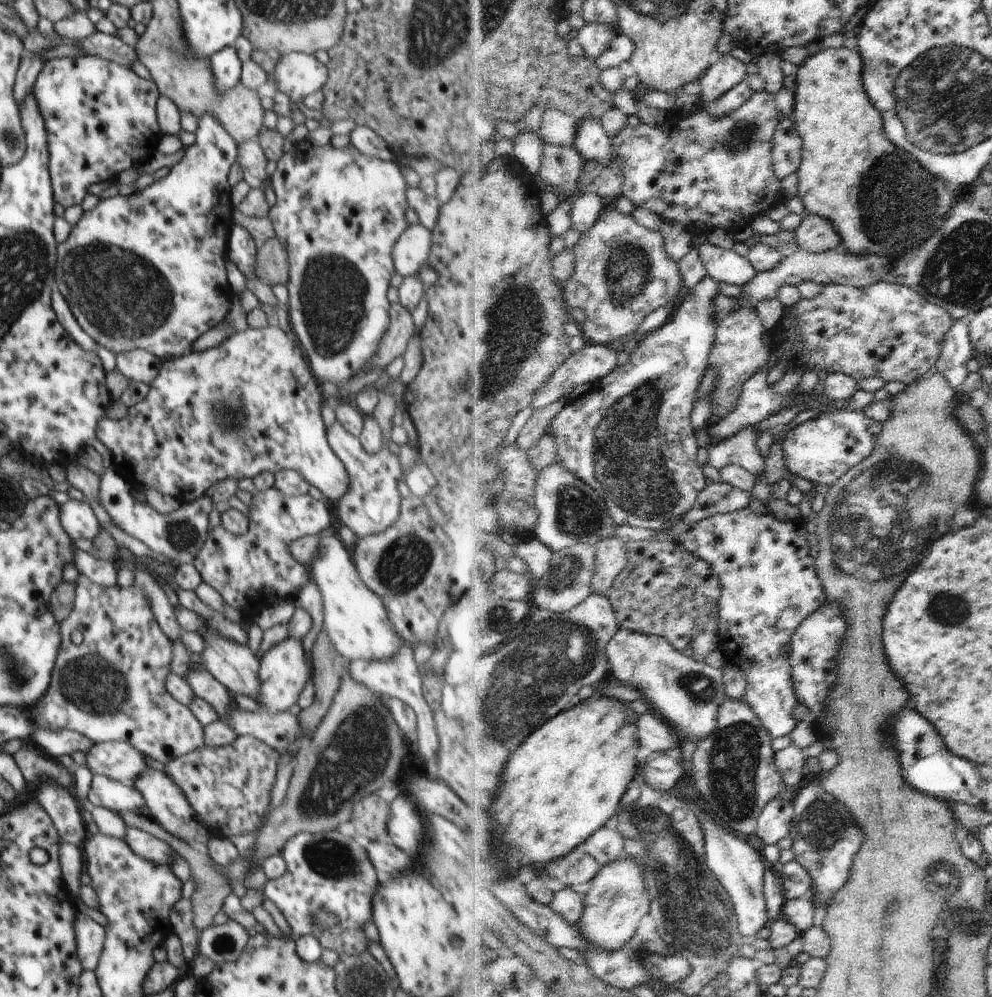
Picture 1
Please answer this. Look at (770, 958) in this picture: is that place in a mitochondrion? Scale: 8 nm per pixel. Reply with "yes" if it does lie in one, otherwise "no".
no

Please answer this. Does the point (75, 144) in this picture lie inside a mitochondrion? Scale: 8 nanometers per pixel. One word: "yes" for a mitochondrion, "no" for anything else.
no

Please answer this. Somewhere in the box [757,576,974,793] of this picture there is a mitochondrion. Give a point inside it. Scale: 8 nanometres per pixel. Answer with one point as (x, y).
(946, 608)

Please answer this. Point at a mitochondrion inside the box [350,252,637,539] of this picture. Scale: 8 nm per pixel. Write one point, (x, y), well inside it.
(516, 318)

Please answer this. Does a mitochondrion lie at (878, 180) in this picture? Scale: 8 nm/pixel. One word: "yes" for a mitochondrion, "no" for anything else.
yes

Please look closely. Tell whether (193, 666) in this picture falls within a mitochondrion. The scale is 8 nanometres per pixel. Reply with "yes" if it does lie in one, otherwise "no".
no

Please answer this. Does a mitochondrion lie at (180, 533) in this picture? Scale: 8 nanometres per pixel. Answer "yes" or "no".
yes

